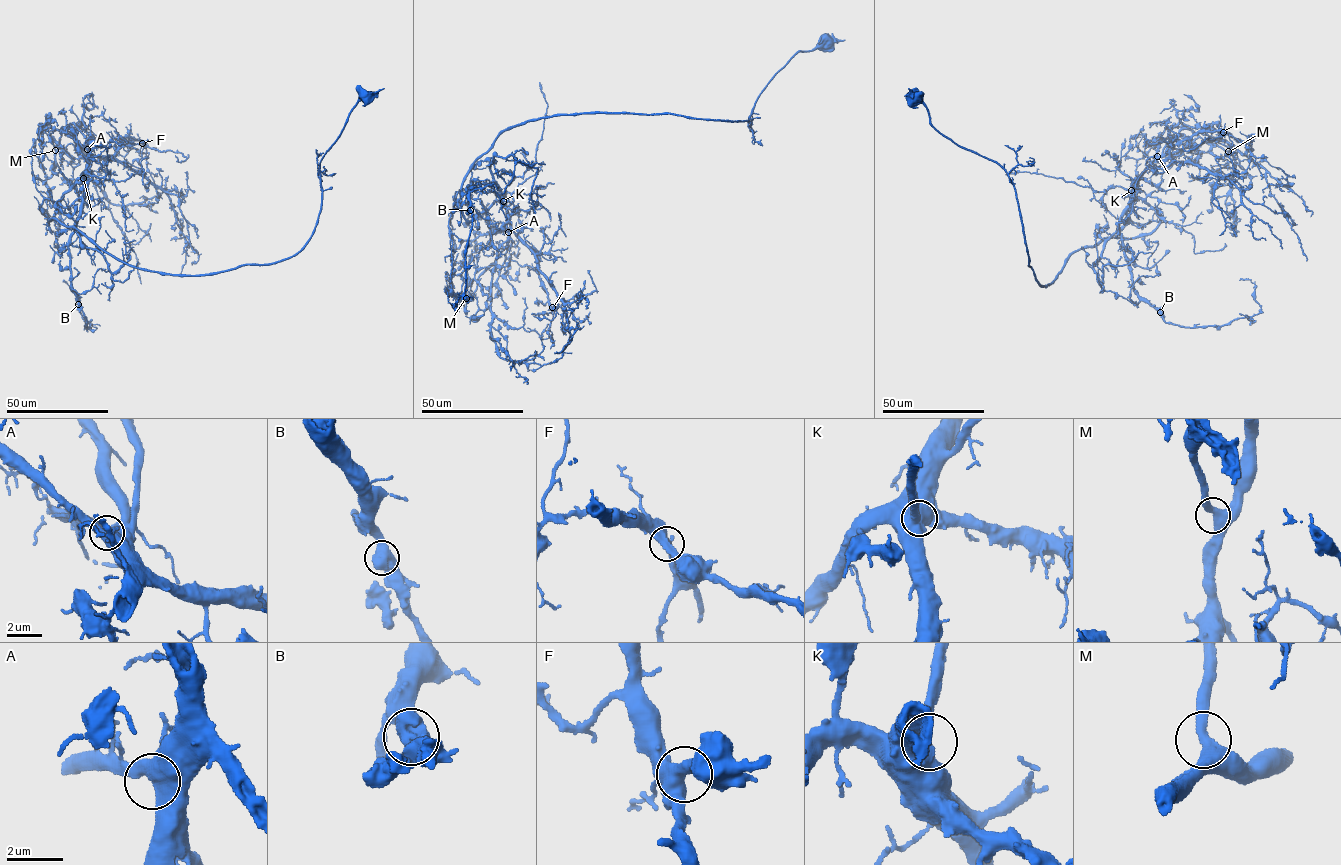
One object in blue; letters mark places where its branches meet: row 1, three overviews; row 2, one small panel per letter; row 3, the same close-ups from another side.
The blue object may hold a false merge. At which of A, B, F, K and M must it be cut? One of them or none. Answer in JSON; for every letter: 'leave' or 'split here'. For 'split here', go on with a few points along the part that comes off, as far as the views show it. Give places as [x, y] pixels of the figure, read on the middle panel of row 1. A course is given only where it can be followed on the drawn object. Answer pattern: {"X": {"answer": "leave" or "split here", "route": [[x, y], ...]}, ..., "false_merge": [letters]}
{"A": {"answer": "leave"}, "B": {"answer": "leave"}, "F": {"answer": "leave"}, "K": {"answer": "leave"}, "M": {"answer": "leave"}, "false_merge": []}

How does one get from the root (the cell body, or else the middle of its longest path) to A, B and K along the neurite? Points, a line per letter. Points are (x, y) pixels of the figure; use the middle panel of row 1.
A: (825, 41), (791, 58), (747, 120), (583, 113), (503, 130), (461, 208), (469, 222), (498, 201), (508, 232)
B: (825, 41), (791, 58), (747, 120), (507, 127), (466, 177), (463, 216), (500, 200), (474, 184), (470, 211)
K: (825, 41), (791, 58), (747, 120), (583, 113), (507, 127), (466, 177), (463, 216), (469, 222), (503, 201)

